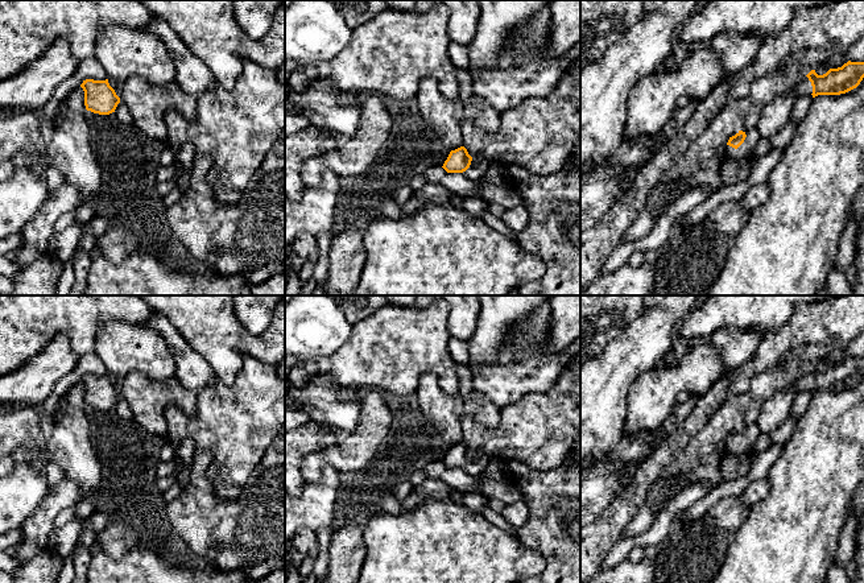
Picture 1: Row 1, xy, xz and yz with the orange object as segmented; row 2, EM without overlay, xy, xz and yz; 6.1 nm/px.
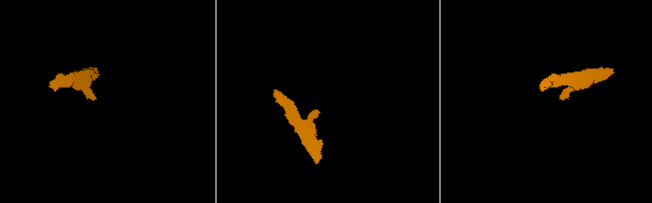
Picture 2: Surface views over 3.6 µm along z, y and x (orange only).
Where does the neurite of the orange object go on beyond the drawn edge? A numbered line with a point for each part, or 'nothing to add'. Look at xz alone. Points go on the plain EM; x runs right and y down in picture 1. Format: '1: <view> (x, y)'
1: xz (479, 460)

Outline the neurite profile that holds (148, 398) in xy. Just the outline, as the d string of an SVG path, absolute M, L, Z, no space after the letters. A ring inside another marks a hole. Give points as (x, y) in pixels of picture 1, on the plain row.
M132 372L123 379L120 397L129 404L137 425L165 439L168 406L174 405L189 418L195 418L197 394L183 388L175 377L156 381L144 373Z

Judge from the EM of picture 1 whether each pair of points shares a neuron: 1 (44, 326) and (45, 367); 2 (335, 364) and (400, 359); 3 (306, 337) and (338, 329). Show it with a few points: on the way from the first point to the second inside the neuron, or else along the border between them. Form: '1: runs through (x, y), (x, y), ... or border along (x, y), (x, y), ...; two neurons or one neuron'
1: border along (69, 337), (57, 334), (21, 367); two neurons
2: runs through (351, 364), (364, 359), (384, 359); one neuron
3: runs through (314, 329), (330, 329); one neuron

